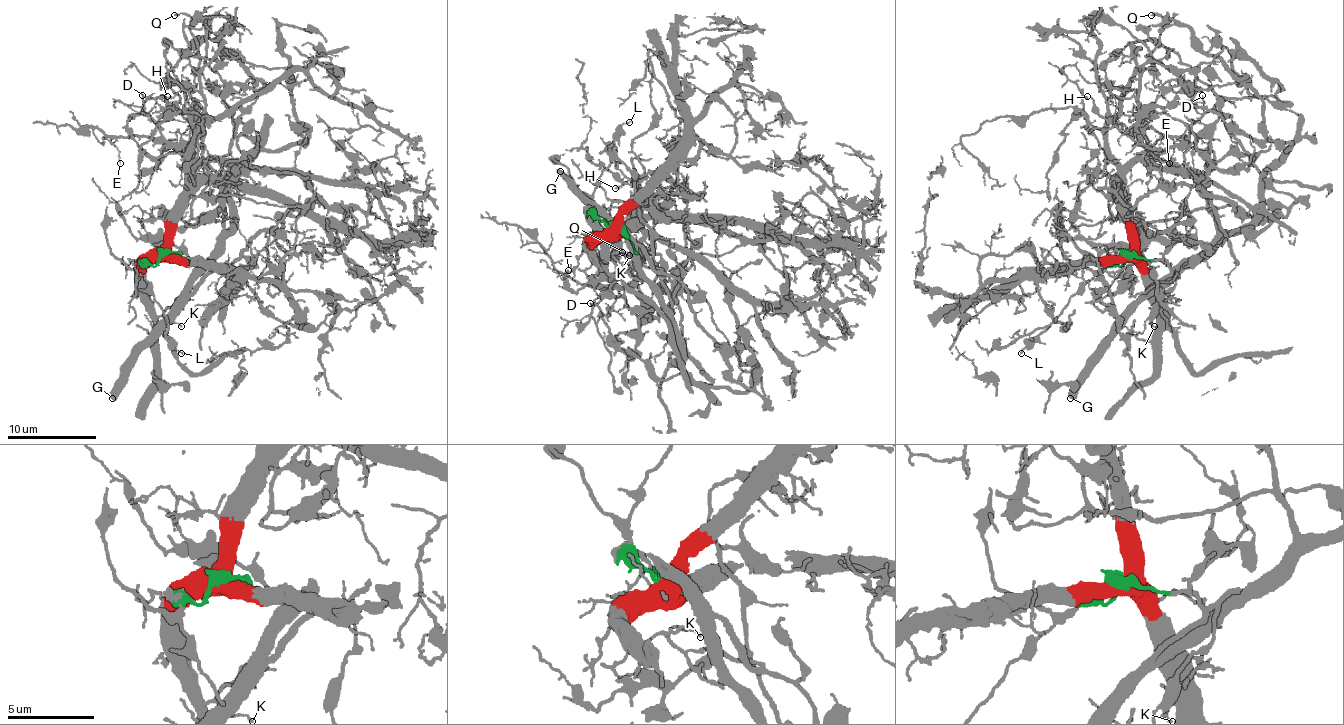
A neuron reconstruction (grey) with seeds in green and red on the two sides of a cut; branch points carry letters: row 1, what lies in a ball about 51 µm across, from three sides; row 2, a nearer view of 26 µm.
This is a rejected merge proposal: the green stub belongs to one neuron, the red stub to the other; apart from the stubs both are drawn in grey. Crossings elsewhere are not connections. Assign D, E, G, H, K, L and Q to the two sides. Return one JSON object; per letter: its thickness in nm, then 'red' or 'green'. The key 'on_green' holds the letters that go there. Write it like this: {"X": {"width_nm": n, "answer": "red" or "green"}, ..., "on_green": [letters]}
{"D": {"width_nm": 120, "answer": "red"}, "E": {"width_nm": 100, "answer": "red"}, "G": {"width_nm": 600, "answer": "green"}, "H": {"width_nm": 180, "answer": "red"}, "K": {"width_nm": 120, "answer": "red"}, "L": {"width_nm": 120, "answer": "green"}, "Q": {"width_nm": 220, "answer": "green"}, "on_green": ["G", "L", "Q"]}

